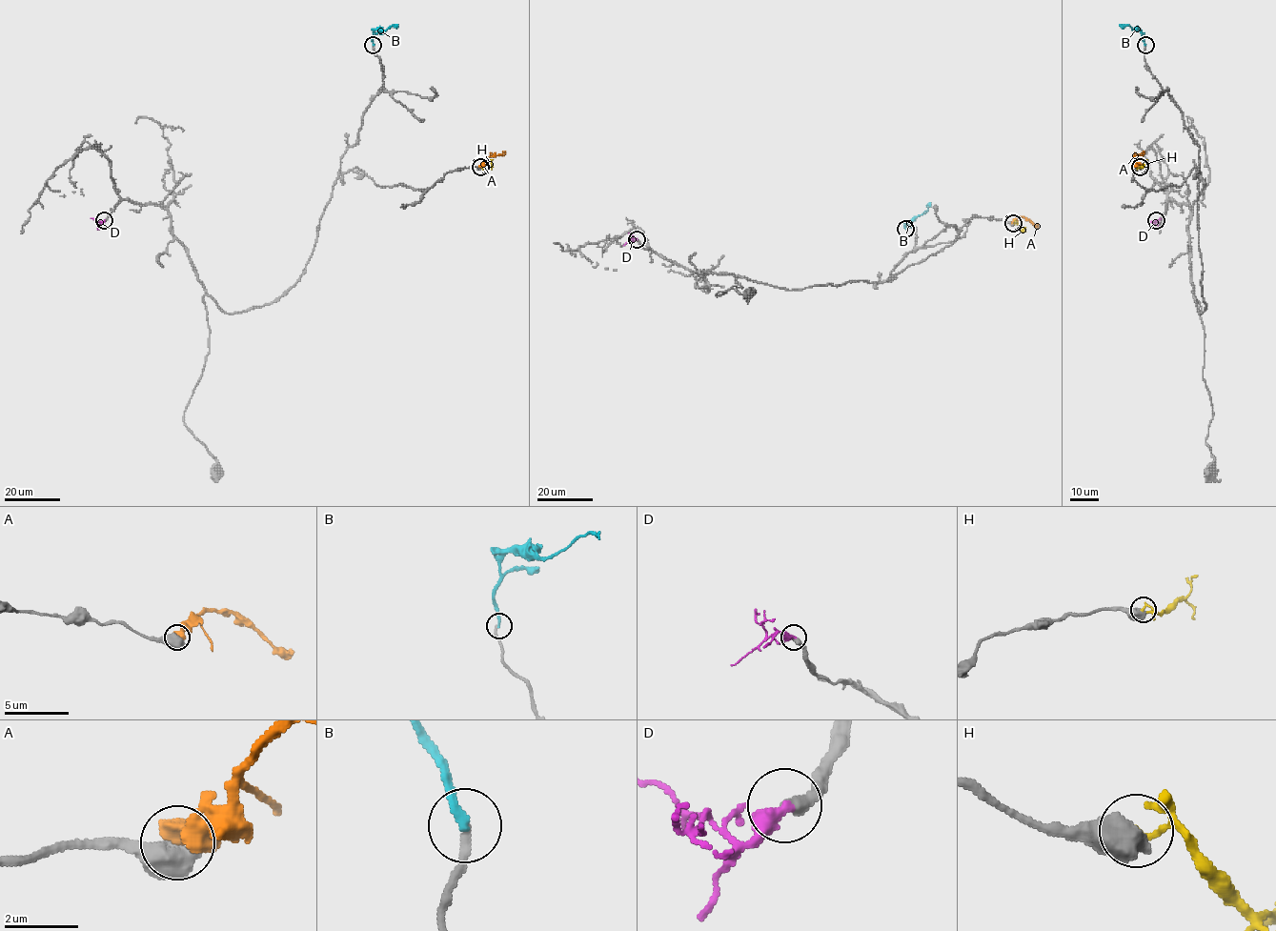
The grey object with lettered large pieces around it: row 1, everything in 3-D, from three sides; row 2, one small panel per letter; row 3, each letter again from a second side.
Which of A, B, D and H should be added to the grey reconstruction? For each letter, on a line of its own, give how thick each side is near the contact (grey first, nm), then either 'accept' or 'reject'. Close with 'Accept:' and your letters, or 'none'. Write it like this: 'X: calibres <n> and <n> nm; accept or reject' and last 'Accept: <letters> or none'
A: calibres 800 and 600 nm; reject
B: calibres 200 and 240 nm; reject
D: calibres 340 and 440 nm; accept
H: calibres 750 and 170 nm; reject
Accept: D

